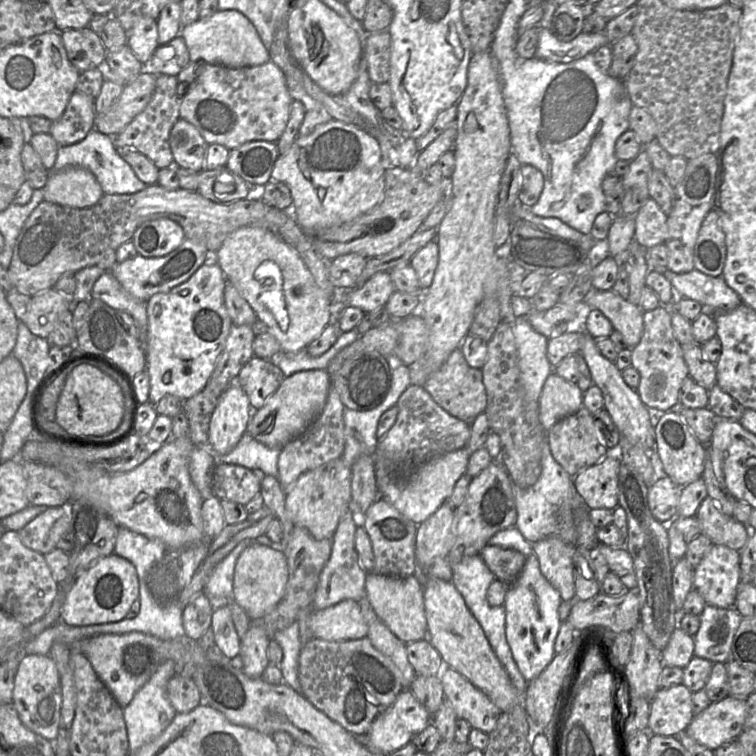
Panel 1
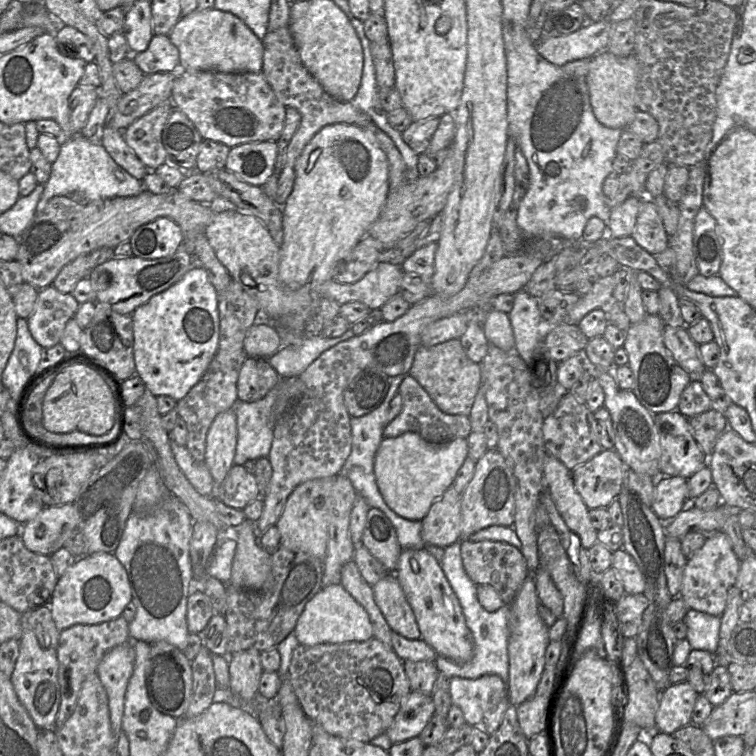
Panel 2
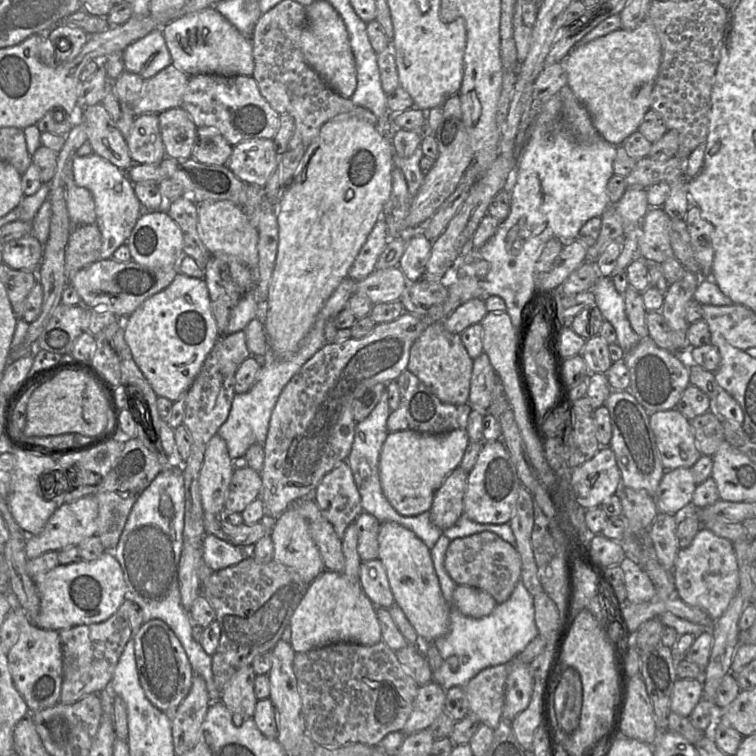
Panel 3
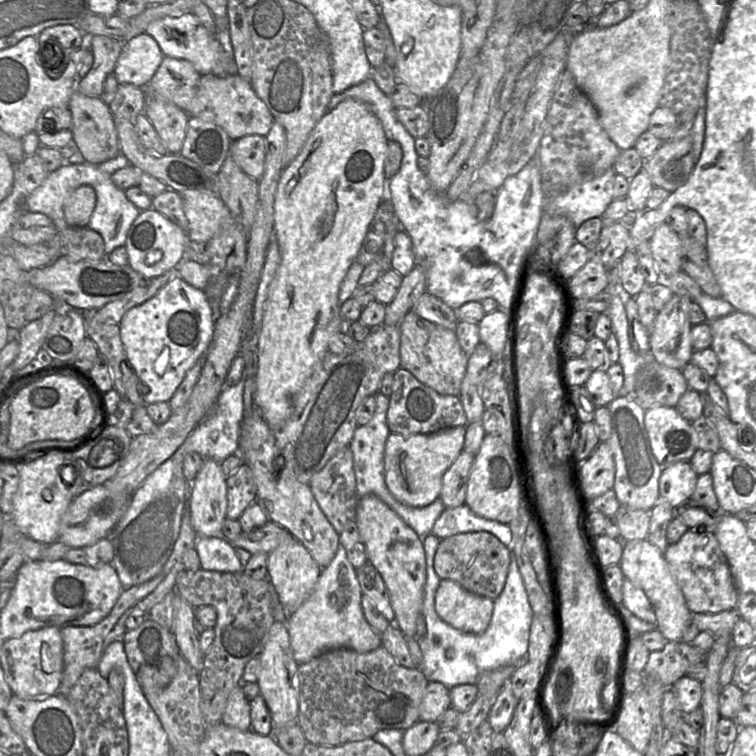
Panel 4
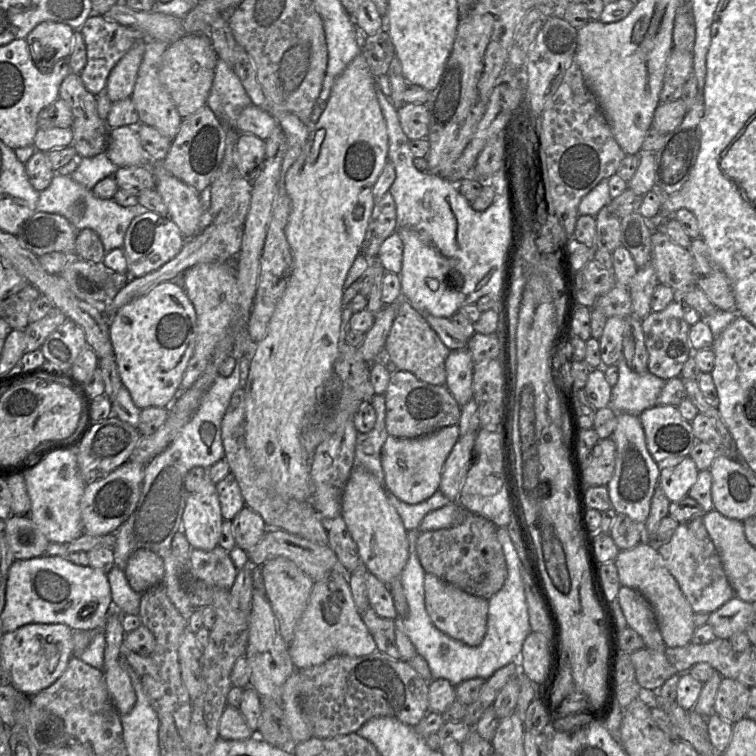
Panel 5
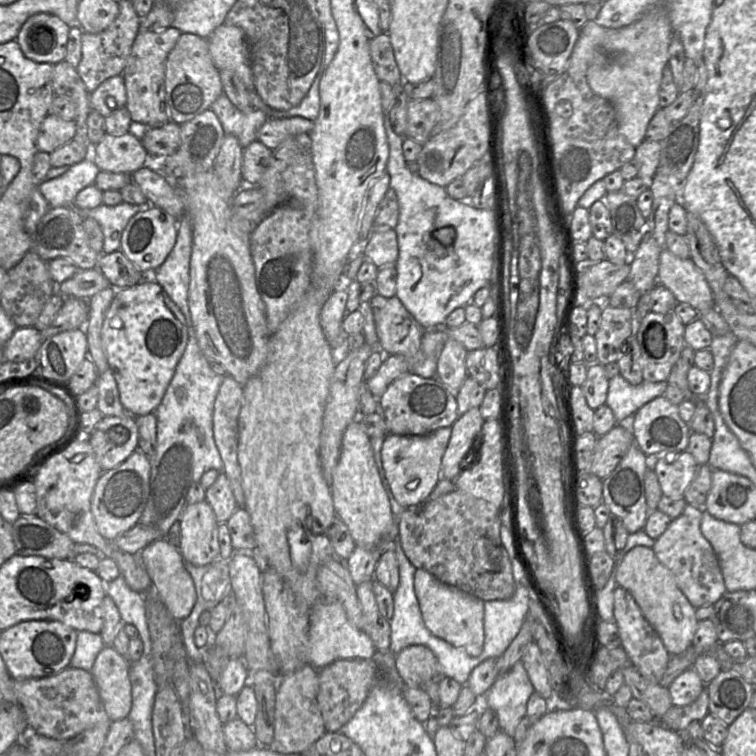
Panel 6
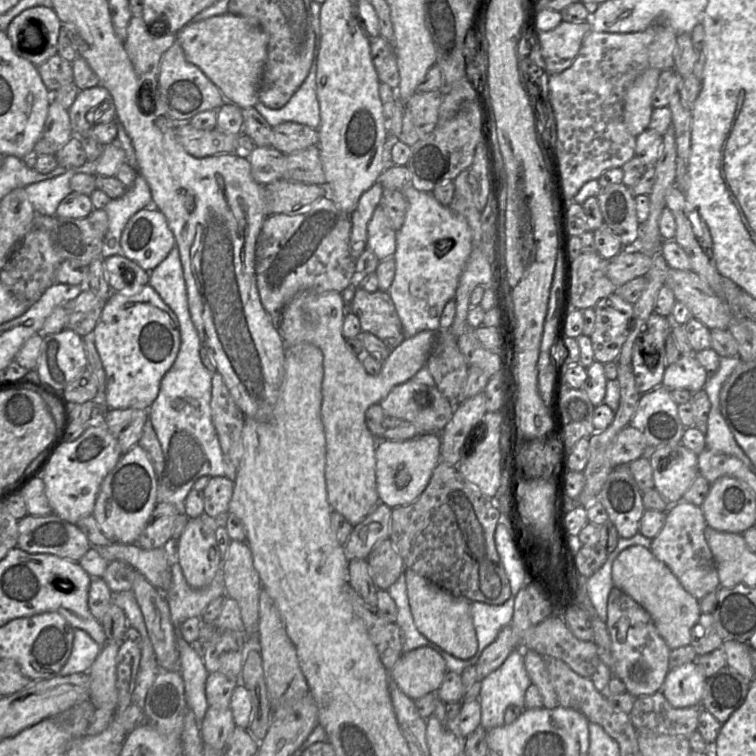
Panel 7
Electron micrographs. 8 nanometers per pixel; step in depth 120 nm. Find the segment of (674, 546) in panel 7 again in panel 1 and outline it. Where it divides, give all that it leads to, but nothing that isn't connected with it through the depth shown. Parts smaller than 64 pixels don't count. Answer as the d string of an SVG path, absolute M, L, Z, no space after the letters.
M713 544L693 570L693 588L704 598L707 605L717 608L734 606L740 581L739 551L724 545Z

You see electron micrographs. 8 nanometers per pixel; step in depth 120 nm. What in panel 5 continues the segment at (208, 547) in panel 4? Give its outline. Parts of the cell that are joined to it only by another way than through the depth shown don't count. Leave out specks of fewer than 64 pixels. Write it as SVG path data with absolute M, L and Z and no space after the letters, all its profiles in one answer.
M217 545L211 551L193 549L189 572L208 585L230 590L239 570L231 560L230 552Z

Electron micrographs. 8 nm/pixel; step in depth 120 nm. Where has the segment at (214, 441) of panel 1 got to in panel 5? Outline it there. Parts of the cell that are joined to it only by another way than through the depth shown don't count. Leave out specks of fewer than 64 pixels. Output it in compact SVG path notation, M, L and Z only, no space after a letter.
M205 477L197 490L188 495L182 515L183 533L193 549L211 551L218 545L223 521L216 484Z

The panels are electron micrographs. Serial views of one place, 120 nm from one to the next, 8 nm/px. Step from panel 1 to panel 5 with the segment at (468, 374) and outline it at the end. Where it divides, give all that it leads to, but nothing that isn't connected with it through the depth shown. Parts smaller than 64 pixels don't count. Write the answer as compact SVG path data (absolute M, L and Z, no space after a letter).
M400 299L398 314L387 336L384 354L398 370L409 371L419 380L432 385L445 385L445 360L451 350L447 348L437 333L411 304Z

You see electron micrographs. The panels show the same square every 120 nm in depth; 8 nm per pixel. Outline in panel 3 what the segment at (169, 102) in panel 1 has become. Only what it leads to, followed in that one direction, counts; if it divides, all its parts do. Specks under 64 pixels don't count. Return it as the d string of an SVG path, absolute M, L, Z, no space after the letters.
M145 113L134 117L126 137L133 163L158 164L165 156L159 131L158 113Z

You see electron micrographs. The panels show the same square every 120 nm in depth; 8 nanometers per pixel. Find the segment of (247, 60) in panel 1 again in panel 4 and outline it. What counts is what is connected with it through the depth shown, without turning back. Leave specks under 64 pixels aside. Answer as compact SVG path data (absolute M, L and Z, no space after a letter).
M185 13L177 17L163 17L148 24L145 33L152 36L160 47L164 56L179 58L189 61L201 75L231 75L235 73L234 52L233 58L228 56L217 38L212 35L192 13Z

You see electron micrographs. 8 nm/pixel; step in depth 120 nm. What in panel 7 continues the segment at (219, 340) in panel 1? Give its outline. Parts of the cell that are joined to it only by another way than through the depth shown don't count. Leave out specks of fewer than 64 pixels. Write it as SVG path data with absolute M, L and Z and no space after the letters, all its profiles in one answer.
M148 284L136 293L112 292L91 338L106 373L105 404L108 409L148 411L158 396L163 376L179 351L181 338L175 313Z

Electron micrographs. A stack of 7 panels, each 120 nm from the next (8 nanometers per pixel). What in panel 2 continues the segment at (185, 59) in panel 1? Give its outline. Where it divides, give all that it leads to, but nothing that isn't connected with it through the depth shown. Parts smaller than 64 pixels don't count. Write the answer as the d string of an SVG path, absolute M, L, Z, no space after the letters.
M153 34L146 50L131 56L144 75L179 70L179 52L168 35Z

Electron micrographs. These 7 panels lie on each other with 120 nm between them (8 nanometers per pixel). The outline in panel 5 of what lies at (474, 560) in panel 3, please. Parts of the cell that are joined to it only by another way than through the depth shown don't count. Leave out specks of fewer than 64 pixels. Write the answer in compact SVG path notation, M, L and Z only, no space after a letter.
M468 512L460 523L452 527L420 532L416 553L426 573L474 596L490 599L507 579L507 565L497 538L497 526L472 512Z

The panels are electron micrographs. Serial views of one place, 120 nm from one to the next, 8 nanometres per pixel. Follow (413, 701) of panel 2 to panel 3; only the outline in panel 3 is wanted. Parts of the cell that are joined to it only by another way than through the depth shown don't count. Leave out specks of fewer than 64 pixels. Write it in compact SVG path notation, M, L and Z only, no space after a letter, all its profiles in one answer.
M435 681L420 686L412 712L404 726L405 736L428 729L445 709L446 690Z

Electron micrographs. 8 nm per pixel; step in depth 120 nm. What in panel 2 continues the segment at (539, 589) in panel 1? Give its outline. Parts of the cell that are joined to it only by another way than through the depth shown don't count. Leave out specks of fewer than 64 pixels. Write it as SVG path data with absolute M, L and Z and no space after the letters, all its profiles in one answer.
M529 574L514 601L509 605L509 679L507 686L510 704L516 707L535 694L545 668L545 651L550 642L549 627L539 615L539 604L534 576Z

